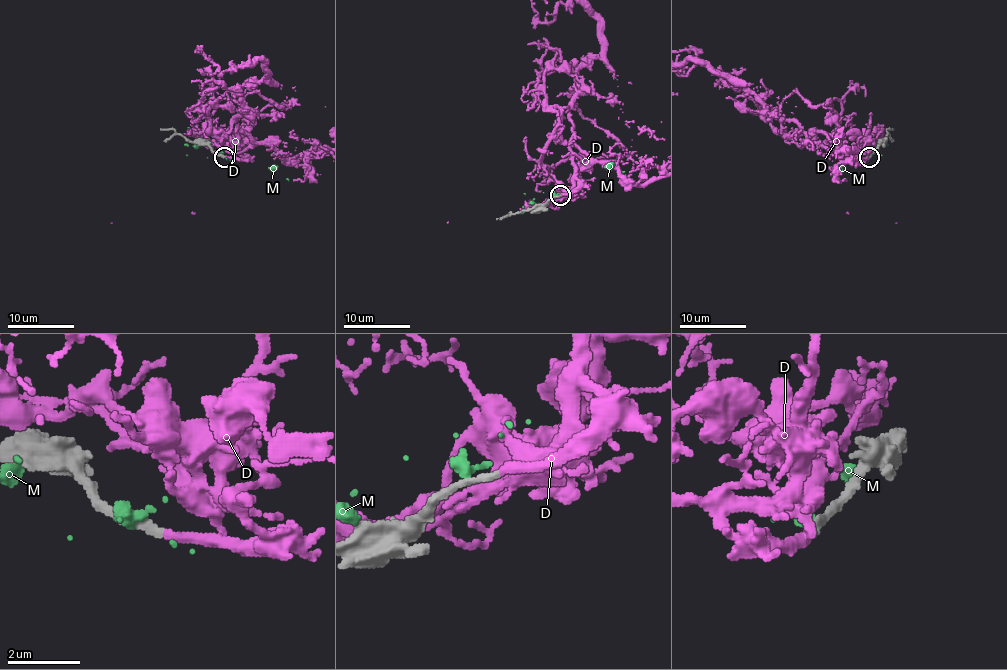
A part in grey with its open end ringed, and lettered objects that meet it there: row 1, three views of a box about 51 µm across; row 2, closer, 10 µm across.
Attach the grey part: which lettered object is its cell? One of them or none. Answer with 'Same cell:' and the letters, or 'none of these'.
Same cell: D

